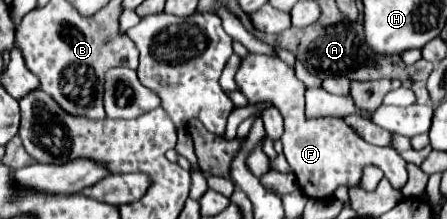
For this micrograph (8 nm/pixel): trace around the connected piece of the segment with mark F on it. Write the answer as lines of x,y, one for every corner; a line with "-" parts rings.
251,54
243,58
241,68
235,76
241,92
247,96
248,104
269,100
279,108
285,118
285,132
281,136
283,154
297,176
297,184
301,192
315,200
331,198
339,184
357,186
361,178
361,170
369,164
381,168
385,178
393,184
393,188
401,188
407,182
405,160
393,152
391,148
373,146
365,142
353,128
349,128
343,118
305,118
305,84
297,80
295,72
279,58
269,58
261,54

